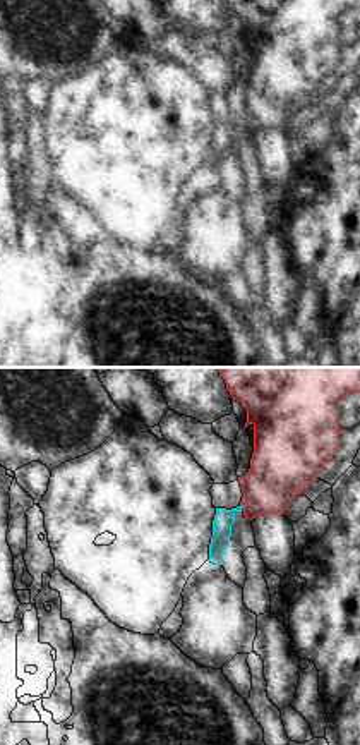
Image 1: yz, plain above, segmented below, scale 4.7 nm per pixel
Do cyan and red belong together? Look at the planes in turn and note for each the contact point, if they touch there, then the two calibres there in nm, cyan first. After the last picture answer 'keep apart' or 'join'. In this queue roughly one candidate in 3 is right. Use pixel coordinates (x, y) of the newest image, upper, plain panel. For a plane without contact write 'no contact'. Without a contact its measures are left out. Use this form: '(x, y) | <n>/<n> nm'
(240, 124) | 100/280 nm

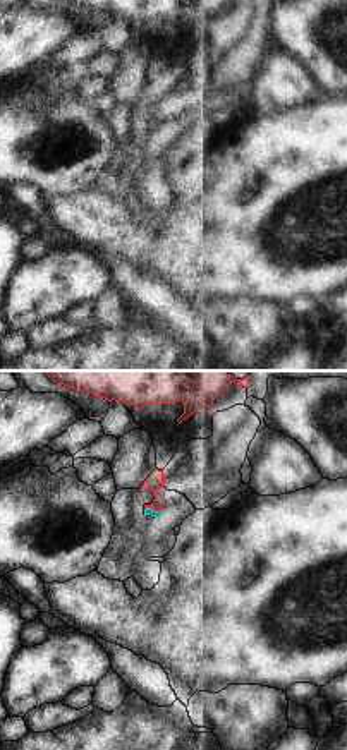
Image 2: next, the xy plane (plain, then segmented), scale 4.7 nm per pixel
(153, 126) | 30/80 nm

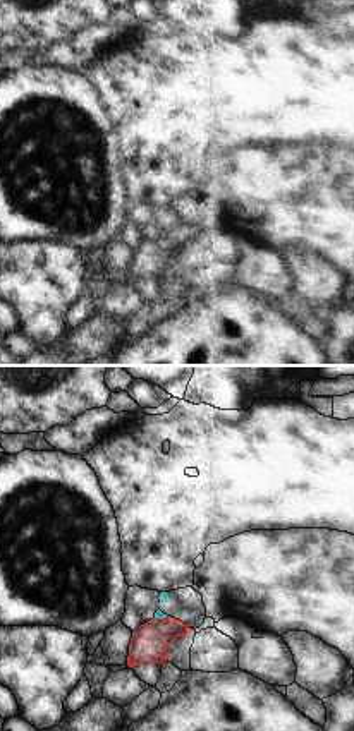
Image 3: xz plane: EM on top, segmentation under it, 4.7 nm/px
(160, 232) | 40/170 nm

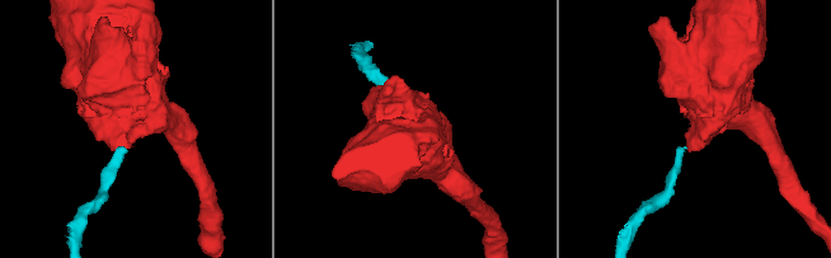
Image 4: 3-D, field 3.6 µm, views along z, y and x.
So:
keep apart

